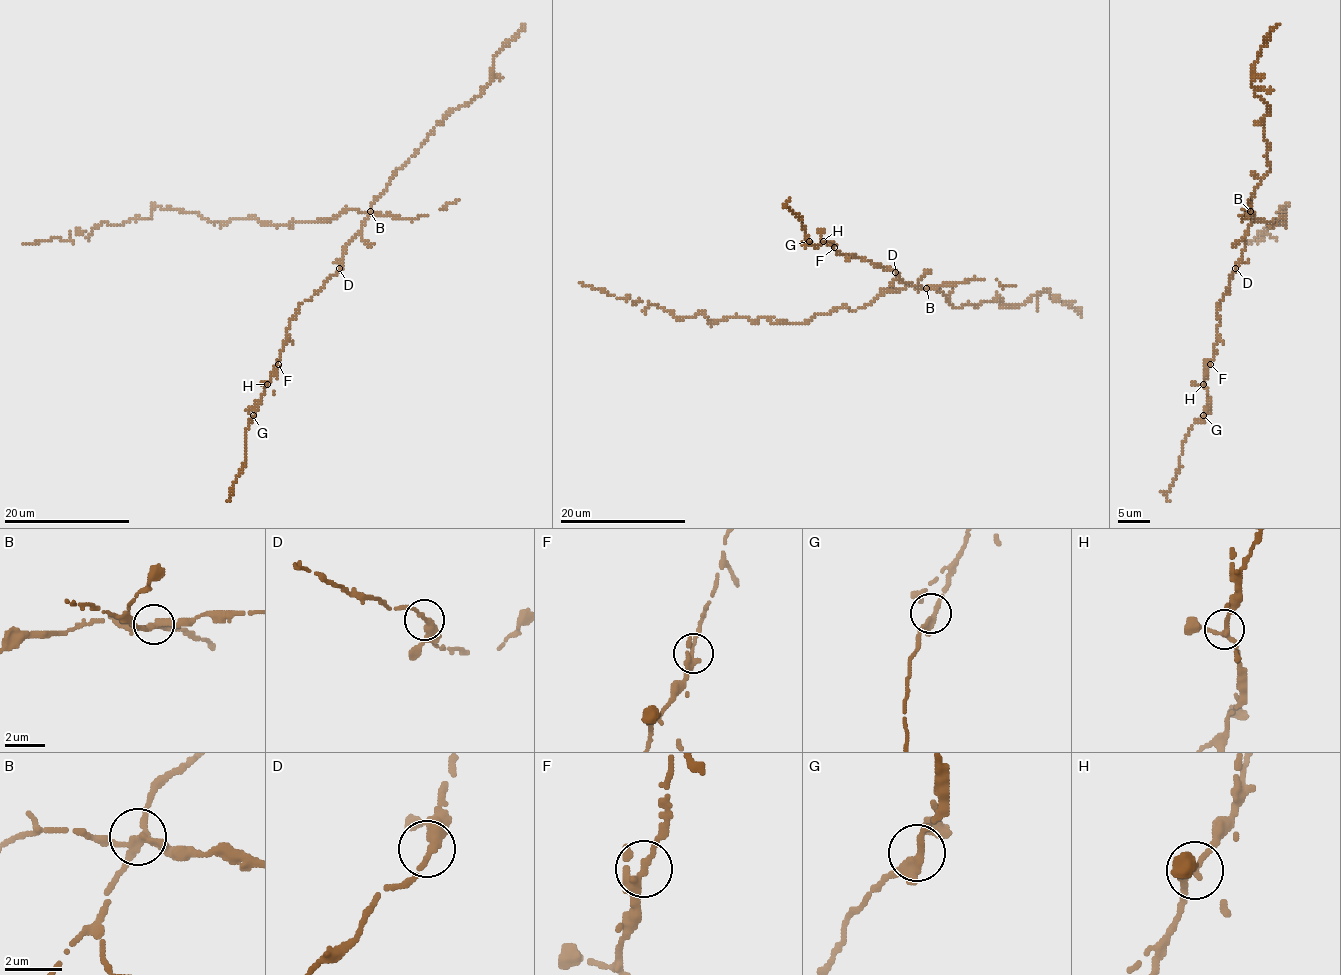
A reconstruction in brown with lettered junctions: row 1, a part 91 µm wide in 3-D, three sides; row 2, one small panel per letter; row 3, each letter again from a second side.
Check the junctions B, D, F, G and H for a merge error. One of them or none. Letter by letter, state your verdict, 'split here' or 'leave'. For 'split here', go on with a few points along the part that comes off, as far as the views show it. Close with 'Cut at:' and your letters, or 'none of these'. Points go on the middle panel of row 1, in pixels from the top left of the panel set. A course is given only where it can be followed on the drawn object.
B: split here; foreign part runs (927, 288), (883, 291), (853, 312), (776, 324), (712, 322), (701, 312), (677, 319), (580, 283)
D: leave
F: leave
G: leave
H: leave
Cut at: B

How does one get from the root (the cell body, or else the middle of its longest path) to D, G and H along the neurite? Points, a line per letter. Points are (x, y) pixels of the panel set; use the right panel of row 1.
D: (1252, 212), (1247, 210), (1252, 218), (1243, 255), (1235, 268)
G: (1252, 212), (1247, 210), (1252, 218), (1240, 265), (1219, 302), (1214, 354), (1205, 381), (1208, 406), (1203, 415)
H: (1252, 212), (1247, 210), (1252, 218), (1240, 265), (1219, 302), (1214, 354), (1203, 384)

